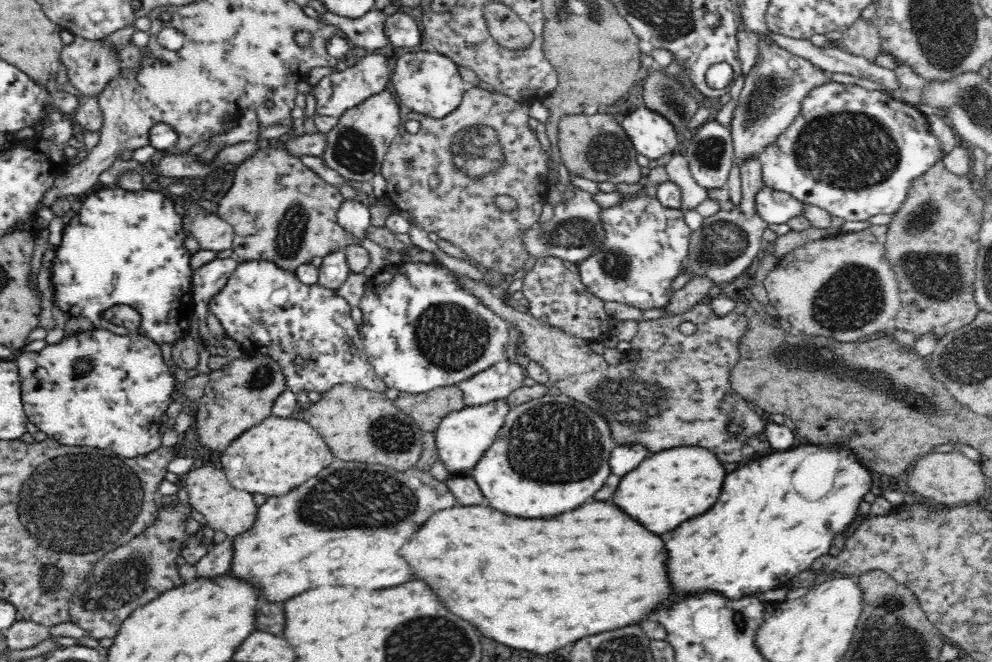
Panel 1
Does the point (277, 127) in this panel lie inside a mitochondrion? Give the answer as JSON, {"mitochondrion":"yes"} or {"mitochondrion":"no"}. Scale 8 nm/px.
{"mitochondrion":"no"}

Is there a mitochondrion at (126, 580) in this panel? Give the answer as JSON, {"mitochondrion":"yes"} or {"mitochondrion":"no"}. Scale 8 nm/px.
{"mitochondrion":"yes"}

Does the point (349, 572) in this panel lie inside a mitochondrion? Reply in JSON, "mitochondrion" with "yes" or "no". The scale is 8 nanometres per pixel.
{"mitochondrion":"no"}

